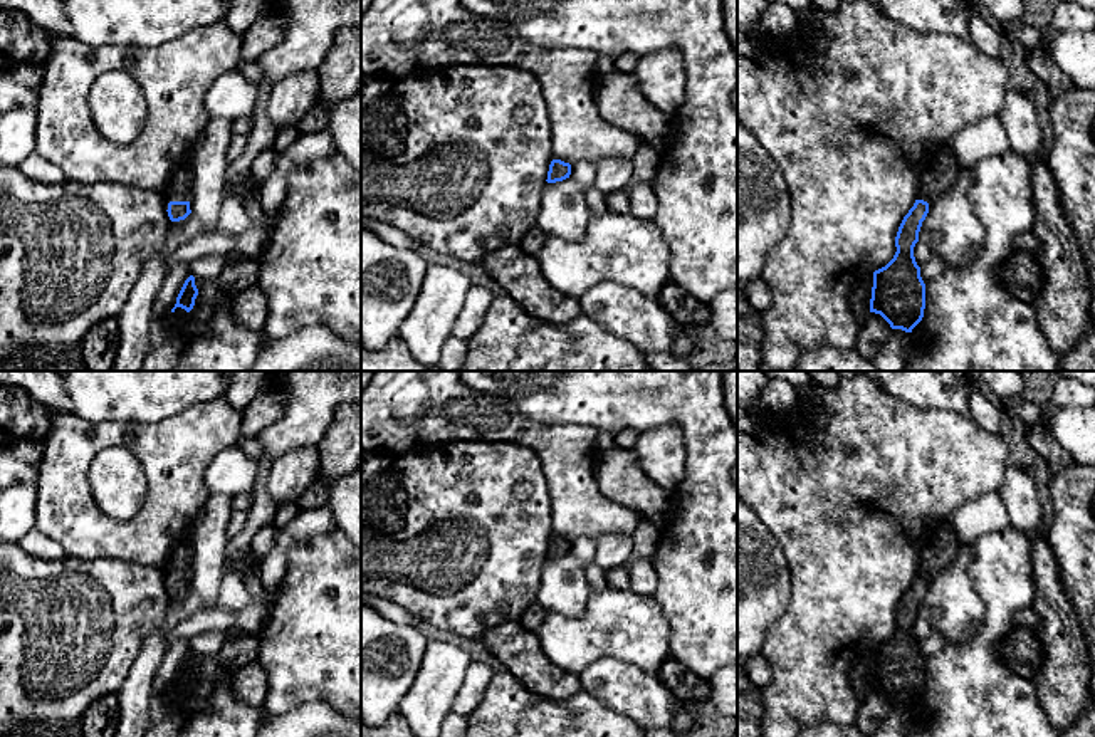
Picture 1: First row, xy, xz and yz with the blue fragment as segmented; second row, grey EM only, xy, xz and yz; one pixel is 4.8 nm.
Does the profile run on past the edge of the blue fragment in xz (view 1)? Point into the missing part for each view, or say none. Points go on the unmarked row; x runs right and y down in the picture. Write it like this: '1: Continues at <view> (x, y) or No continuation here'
1: No continuation here

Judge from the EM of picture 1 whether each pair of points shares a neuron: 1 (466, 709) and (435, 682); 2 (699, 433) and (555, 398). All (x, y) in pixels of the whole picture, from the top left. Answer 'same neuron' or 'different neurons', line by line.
1: different neurons
2: same neuron

